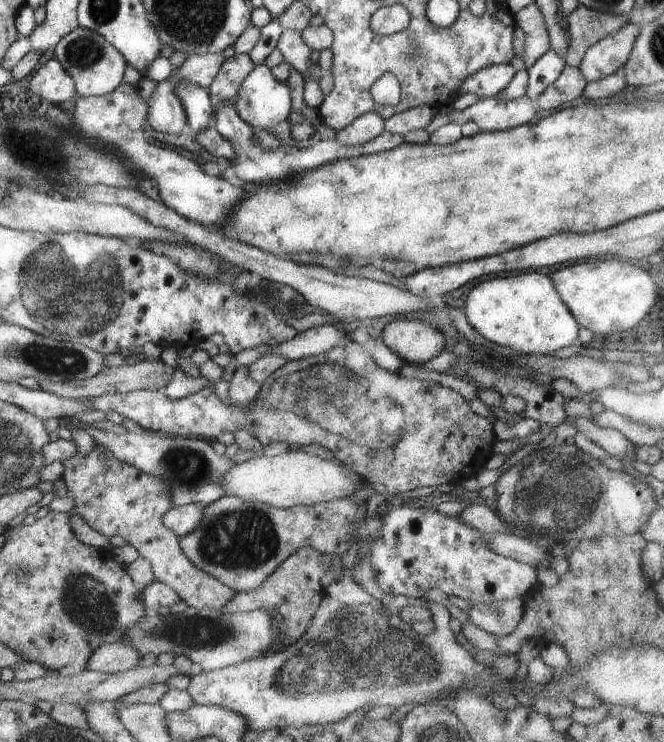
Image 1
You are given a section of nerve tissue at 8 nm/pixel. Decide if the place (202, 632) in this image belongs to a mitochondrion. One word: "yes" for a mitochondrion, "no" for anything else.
yes

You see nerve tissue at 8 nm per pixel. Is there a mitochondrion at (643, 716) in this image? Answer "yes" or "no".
no

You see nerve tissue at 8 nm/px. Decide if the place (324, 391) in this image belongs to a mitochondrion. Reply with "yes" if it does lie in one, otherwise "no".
yes

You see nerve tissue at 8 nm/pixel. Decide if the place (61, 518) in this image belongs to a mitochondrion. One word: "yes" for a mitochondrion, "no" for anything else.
no

